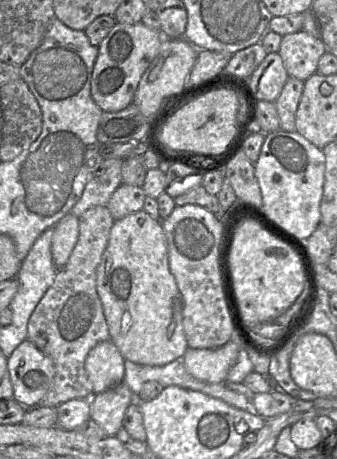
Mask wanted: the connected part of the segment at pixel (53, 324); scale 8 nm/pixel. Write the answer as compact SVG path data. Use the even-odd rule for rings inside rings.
M95 206L87 211L85 211L79 217L79 237L78 241L67 261L65 266L62 269L58 269L58 273L55 277L53 285L47 290L43 298L40 300L39 304L36 306L35 310L33 311L31 317L29 318L28 325L27 325L27 339L31 341L43 354L49 357L54 365L54 376L52 384L46 393L46 395L42 398L38 406L46 406L46 407L57 407L59 404L69 401L71 399L90 399L93 395L92 384L88 379L86 370L85 370L85 359L89 353L89 351L96 346L98 343L110 340L110 333L108 329L108 325L105 319L102 303L97 293L97 268L100 264L102 255L107 247L109 235L112 226L114 225L115 220L113 219L109 209L107 206Z

